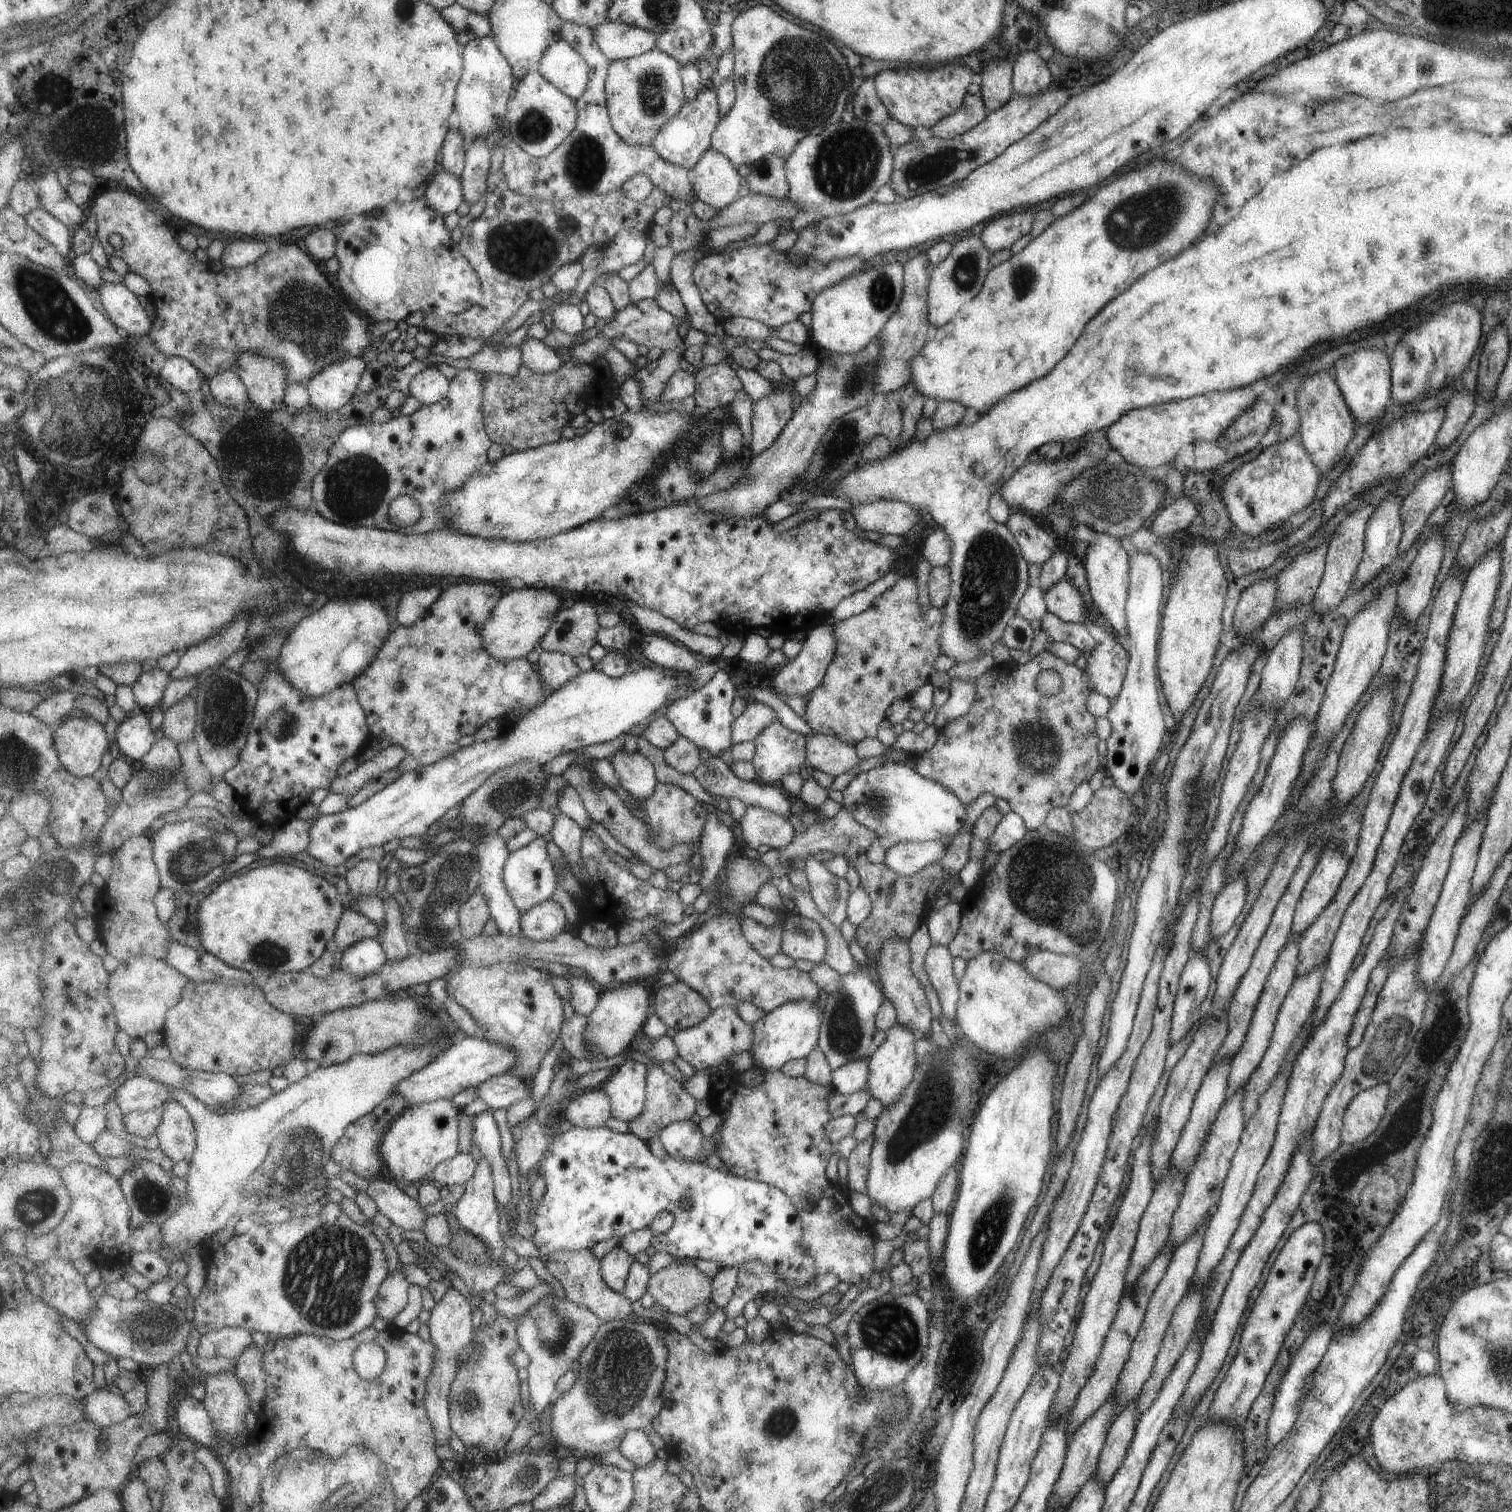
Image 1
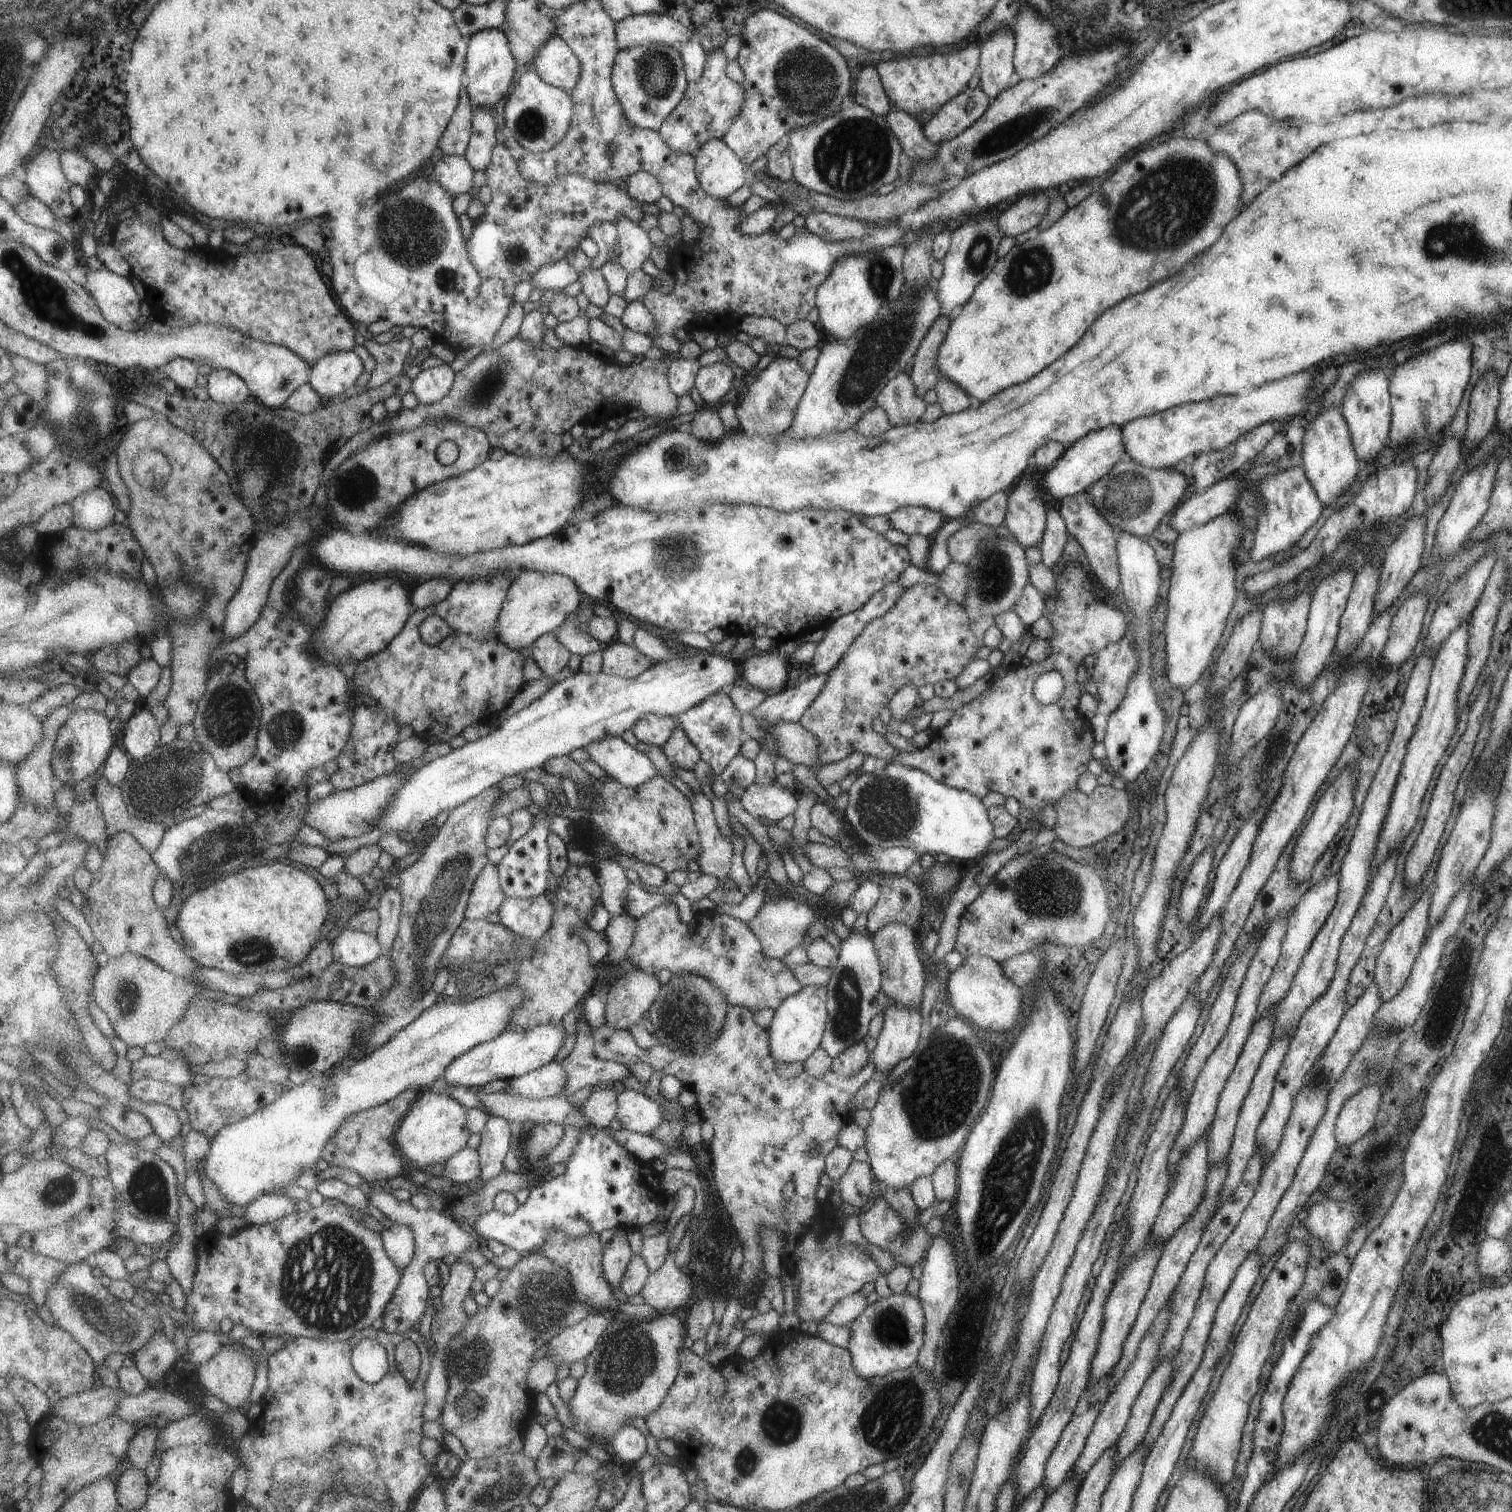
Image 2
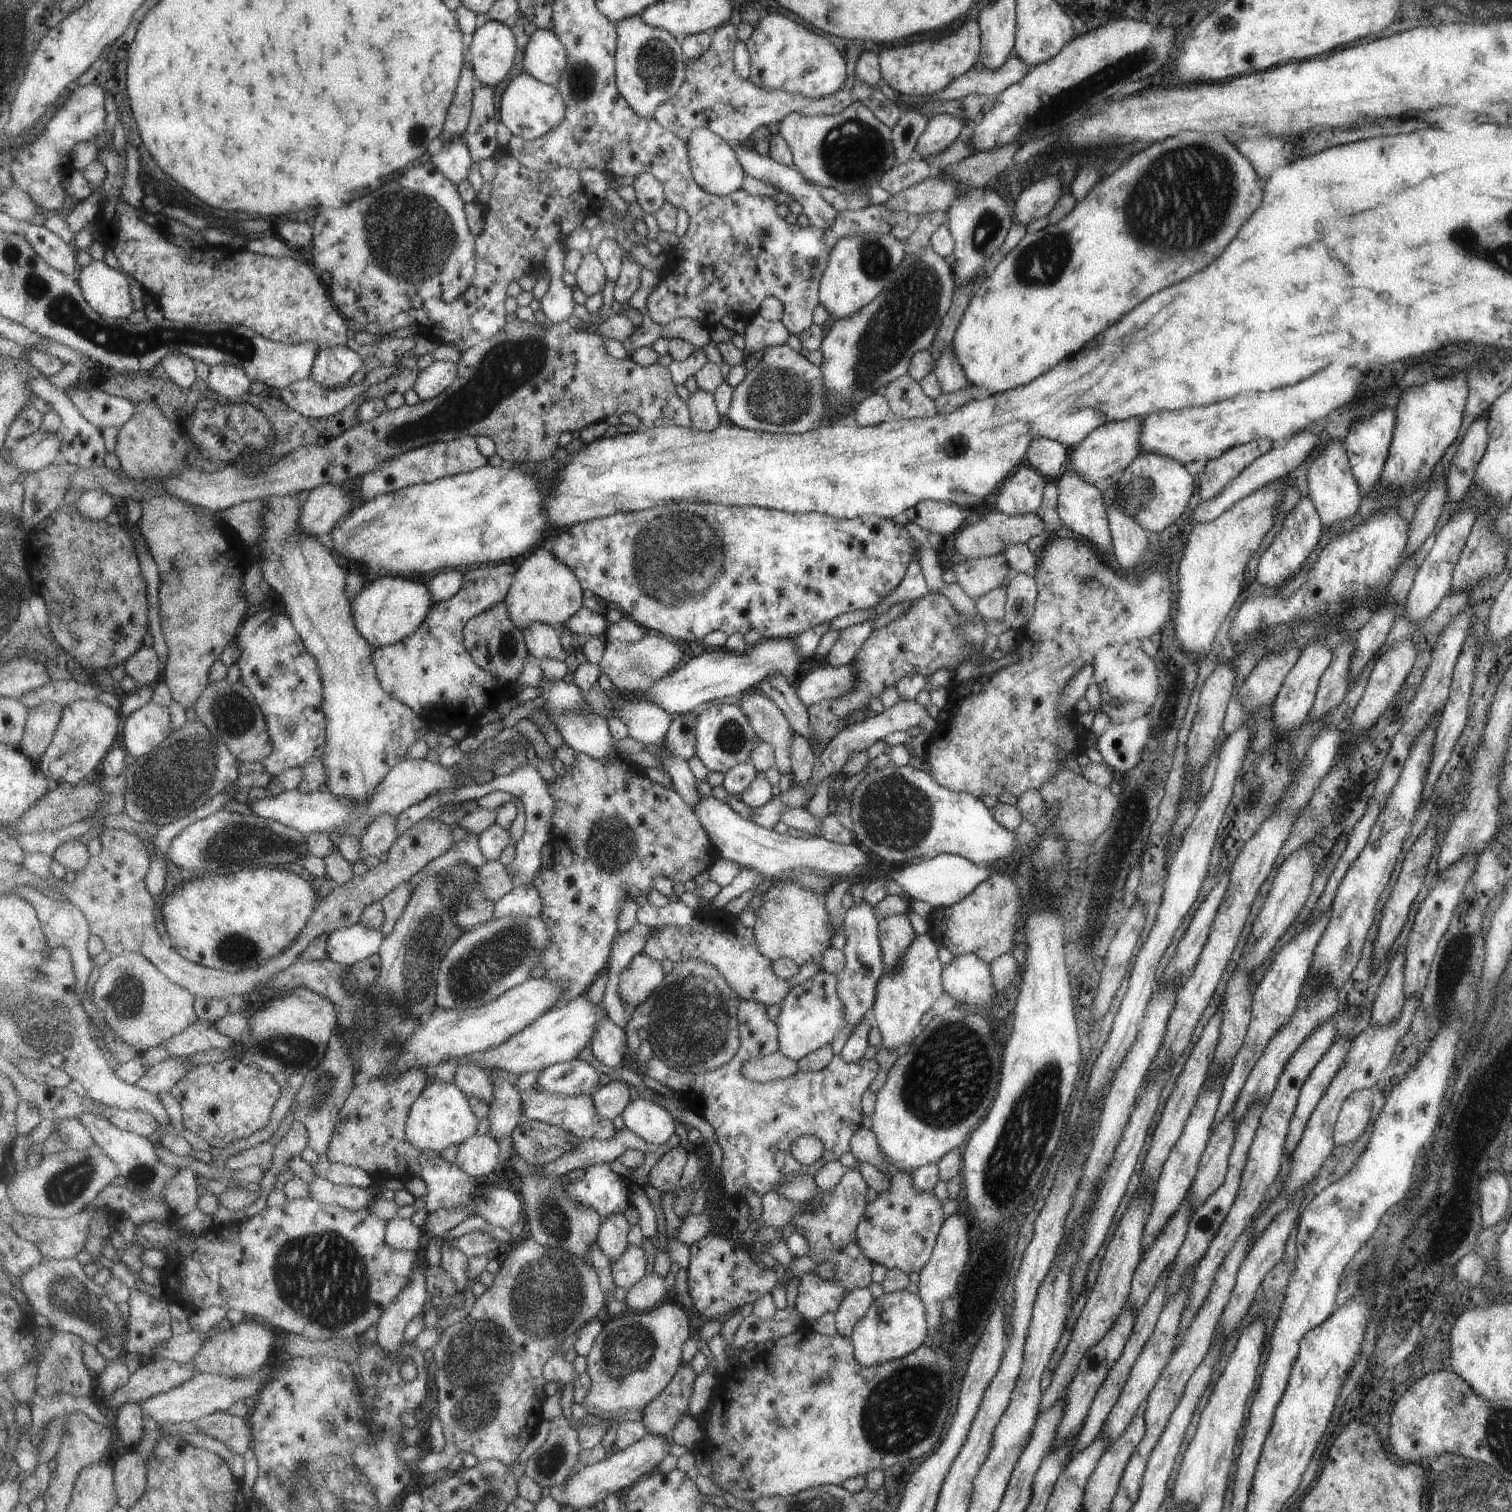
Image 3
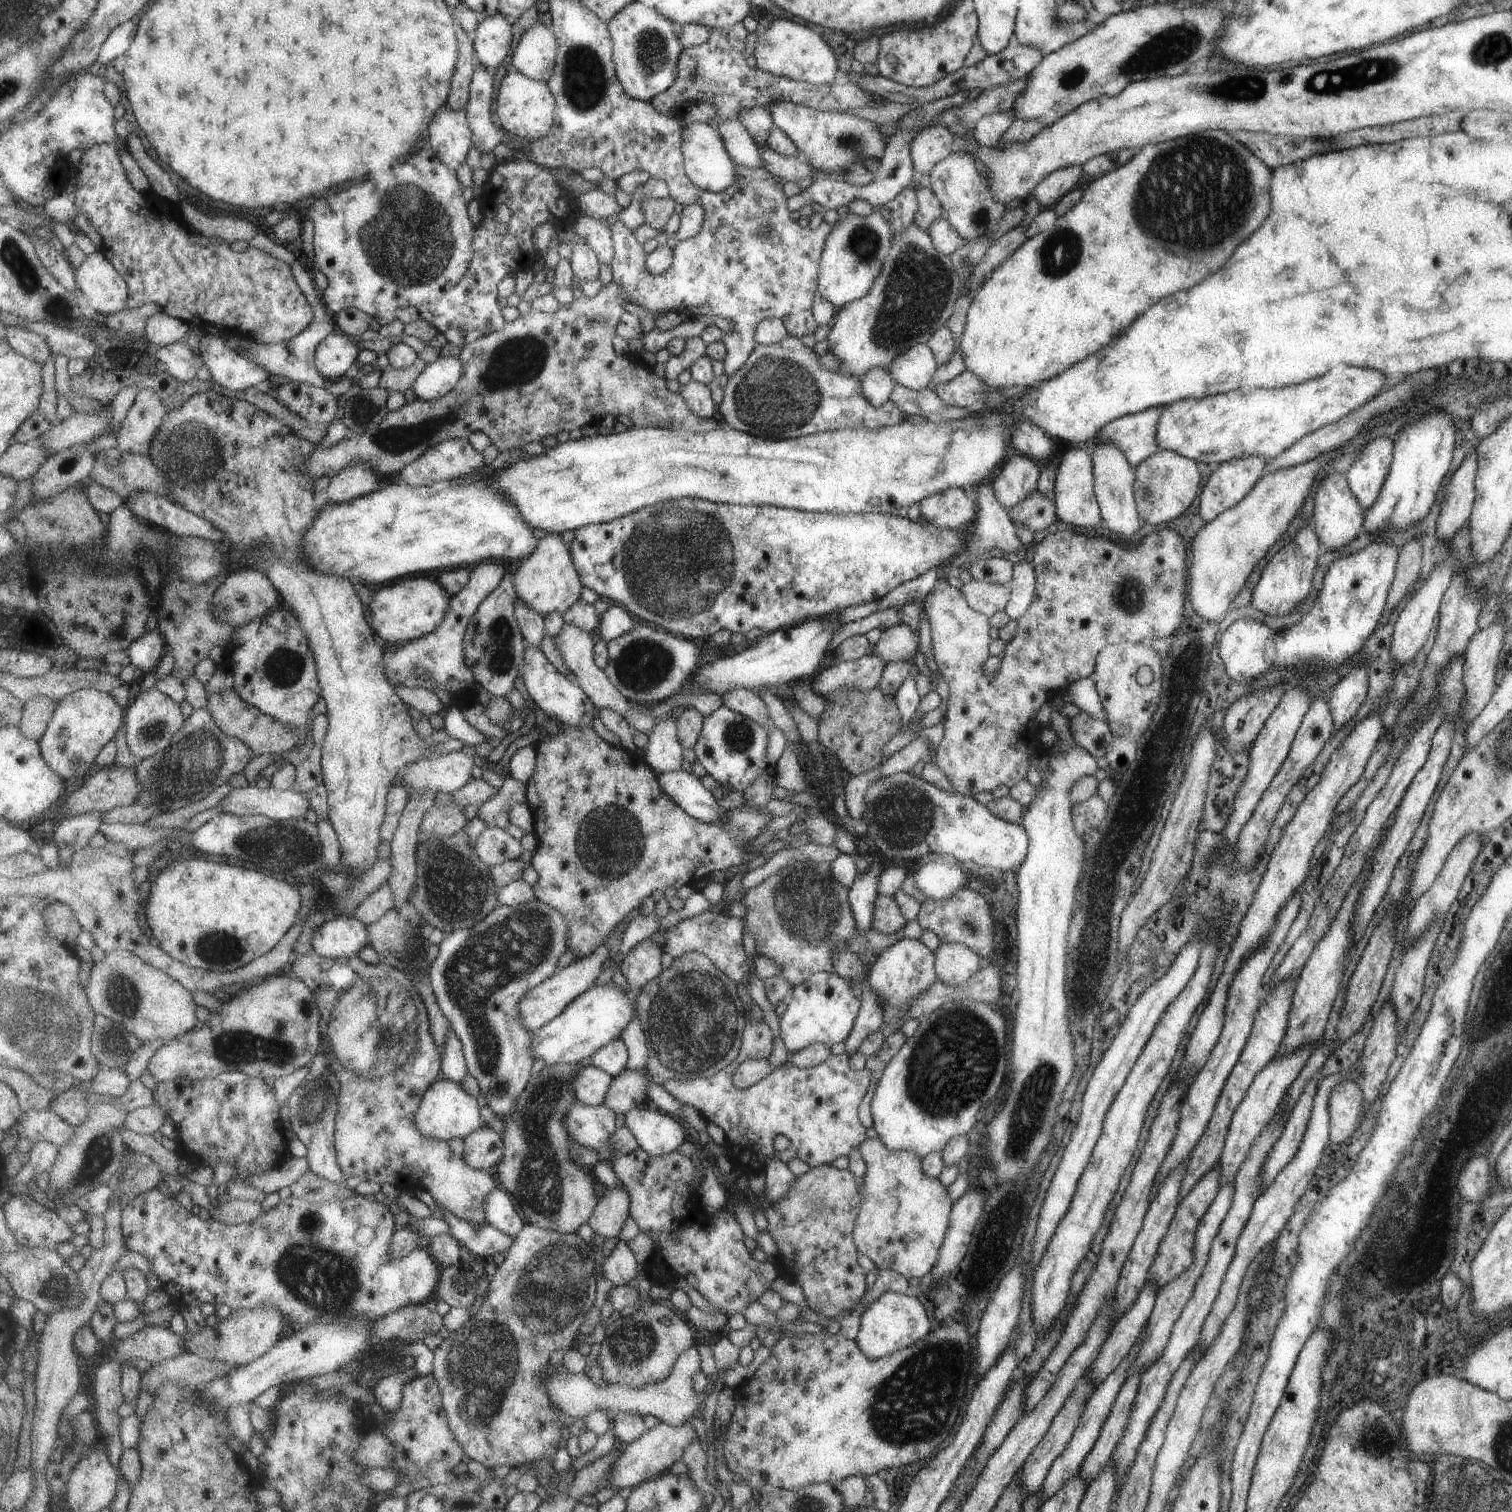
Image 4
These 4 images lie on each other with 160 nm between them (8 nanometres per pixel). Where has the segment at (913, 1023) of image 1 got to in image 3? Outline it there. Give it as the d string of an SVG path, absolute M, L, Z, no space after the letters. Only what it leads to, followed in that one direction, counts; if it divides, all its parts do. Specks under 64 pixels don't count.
M903 913L878 921L878 941L881 943L882 961L887 973L894 971L894 968L901 964L912 940L911 924Z

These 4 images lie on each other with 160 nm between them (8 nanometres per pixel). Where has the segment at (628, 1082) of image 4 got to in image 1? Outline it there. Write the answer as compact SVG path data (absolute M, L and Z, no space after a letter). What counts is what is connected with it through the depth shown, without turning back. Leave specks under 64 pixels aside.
M601 1087L580 1092L568 1104L564 1115L575 1127L605 1127L612 1116L611 1098Z

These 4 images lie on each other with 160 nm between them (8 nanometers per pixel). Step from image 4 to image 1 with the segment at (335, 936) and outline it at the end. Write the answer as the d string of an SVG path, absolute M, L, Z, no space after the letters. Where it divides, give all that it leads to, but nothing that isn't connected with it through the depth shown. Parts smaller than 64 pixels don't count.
M366 938L354 942L345 949L342 956L341 969L355 974L355 976L369 976L383 970L388 962L386 950L379 938Z

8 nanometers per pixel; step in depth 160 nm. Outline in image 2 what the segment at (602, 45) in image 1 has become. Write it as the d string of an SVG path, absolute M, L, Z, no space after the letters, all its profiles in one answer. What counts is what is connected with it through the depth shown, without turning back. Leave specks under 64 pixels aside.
M635 14L625 17L623 21L616 22L615 30L619 50L655 42L671 47L680 46L700 33L690 21L679 22L663 14Z

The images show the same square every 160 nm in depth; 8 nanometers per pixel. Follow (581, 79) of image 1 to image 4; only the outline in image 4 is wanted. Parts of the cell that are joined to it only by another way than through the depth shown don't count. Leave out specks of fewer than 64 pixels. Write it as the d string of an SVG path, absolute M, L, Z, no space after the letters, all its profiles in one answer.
M536 24L522 36L511 63L529 78L547 83L554 74L559 45L553 26Z

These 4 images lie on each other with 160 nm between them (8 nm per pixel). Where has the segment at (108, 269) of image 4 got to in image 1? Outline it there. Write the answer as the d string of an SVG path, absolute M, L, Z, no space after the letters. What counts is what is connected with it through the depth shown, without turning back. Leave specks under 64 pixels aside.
M105 281L98 294L107 316L120 328L127 337L142 337L152 329L151 319L145 310L142 298L133 294L124 283Z

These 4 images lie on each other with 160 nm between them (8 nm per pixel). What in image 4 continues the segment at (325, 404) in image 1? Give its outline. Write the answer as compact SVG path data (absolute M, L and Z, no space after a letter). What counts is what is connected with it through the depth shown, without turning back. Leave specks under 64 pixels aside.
M333 332L318 346L316 362L319 372L332 381L345 378L345 372L357 365L359 350L358 343L353 342L348 334Z

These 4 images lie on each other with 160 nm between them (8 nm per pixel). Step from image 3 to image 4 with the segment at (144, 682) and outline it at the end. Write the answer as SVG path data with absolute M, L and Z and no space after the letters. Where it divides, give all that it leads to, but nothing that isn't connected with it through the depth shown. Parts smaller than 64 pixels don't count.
M159 628L147 631L127 649L130 662L142 675L155 669L166 651L166 640Z

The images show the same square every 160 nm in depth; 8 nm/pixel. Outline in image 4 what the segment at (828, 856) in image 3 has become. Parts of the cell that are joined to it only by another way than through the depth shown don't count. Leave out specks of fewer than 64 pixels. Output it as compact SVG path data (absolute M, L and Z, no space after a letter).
M682 769L666 770L658 775L658 779L668 796L692 817L704 823L723 821L722 818L726 817L727 811L717 804L715 796L692 772Z

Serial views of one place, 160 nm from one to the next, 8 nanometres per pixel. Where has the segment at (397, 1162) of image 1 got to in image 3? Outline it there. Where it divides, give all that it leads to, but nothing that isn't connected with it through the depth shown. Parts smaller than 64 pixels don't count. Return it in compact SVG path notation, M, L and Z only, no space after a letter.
M434 1080L414 1102L406 1124L406 1135L411 1144L429 1152L443 1152L451 1144L459 1146L477 1132L478 1115L471 1106L470 1096L455 1082Z

